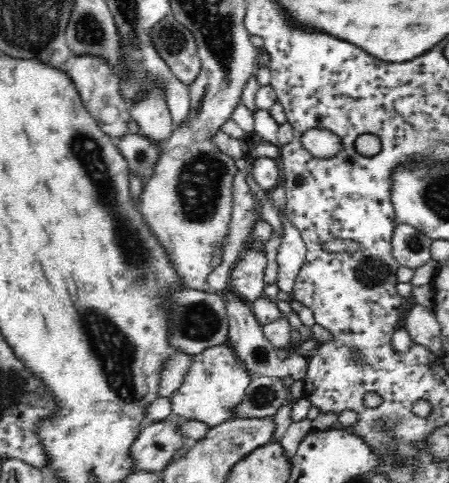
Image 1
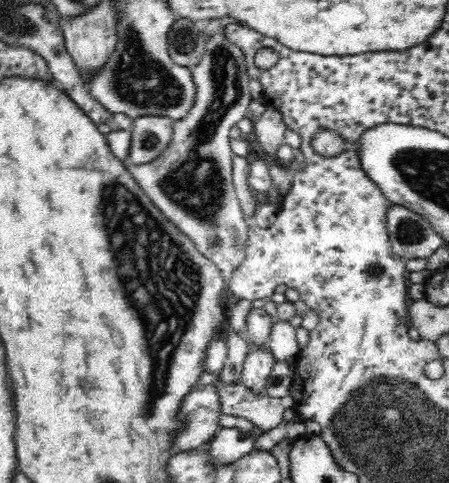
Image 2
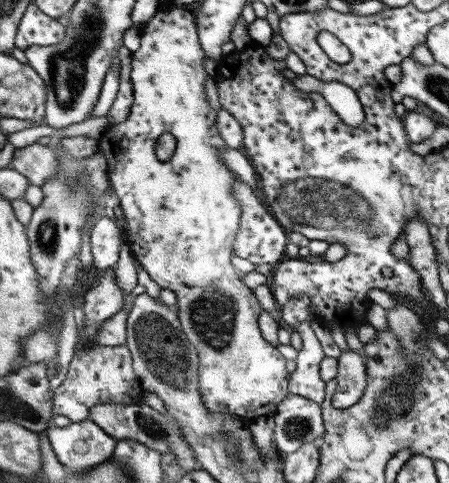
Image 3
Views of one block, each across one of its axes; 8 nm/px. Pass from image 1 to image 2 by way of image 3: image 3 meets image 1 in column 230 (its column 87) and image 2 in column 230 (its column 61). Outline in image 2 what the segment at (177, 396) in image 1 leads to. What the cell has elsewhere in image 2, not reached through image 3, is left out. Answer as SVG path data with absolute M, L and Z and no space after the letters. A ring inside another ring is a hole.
M222 372L214 380L218 394L220 412L236 418L244 418L256 426L260 432L270 432L284 420L284 412L294 408L292 396L270 398L256 394L244 386L244 382L224 382Z

